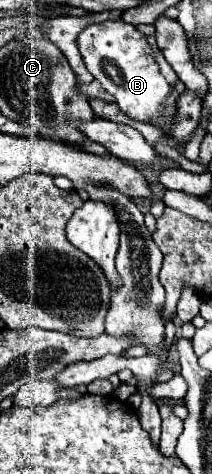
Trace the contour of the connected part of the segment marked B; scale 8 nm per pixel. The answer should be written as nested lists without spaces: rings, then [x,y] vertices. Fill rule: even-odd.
[[[109,20],[87,26],[79,34],[77,44],[87,70],[109,94],[115,96],[121,112],[137,122],[159,126],[159,120],[165,116],[165,102],[169,98],[171,86],[151,56],[153,50],[147,44],[147,38],[135,26],[125,24],[123,20]]]

